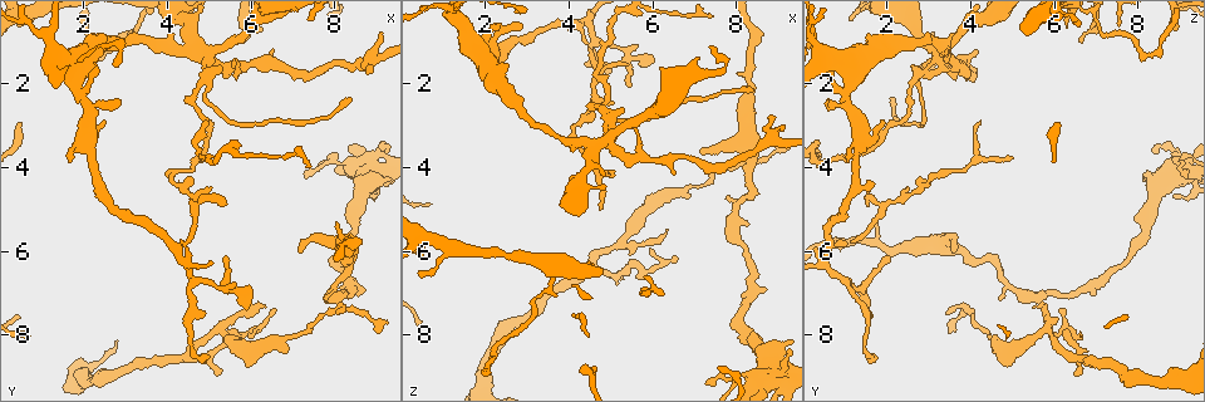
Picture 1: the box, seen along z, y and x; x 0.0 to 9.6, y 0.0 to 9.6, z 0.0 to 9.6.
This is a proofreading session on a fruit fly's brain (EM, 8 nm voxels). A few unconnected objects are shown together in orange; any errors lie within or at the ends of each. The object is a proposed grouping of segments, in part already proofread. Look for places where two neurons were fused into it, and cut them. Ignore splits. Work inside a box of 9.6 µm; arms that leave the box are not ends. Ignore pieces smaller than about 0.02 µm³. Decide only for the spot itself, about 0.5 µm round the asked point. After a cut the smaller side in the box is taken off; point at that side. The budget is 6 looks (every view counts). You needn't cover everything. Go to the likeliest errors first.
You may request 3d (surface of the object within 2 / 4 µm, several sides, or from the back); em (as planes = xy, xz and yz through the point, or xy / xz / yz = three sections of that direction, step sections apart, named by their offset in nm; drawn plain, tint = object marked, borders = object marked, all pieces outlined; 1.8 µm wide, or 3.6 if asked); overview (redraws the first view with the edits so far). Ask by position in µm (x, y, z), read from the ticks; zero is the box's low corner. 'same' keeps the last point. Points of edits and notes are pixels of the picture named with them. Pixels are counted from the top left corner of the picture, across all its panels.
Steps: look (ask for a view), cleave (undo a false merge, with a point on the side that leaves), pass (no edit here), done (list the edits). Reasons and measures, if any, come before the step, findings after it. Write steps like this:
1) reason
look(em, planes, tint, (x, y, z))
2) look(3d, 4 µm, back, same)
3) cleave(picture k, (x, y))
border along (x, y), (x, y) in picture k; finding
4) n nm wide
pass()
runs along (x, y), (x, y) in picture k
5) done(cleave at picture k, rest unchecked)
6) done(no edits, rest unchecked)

sudden change in width
look(3d, 2 µm, (4.95, 1.25, 3.20))

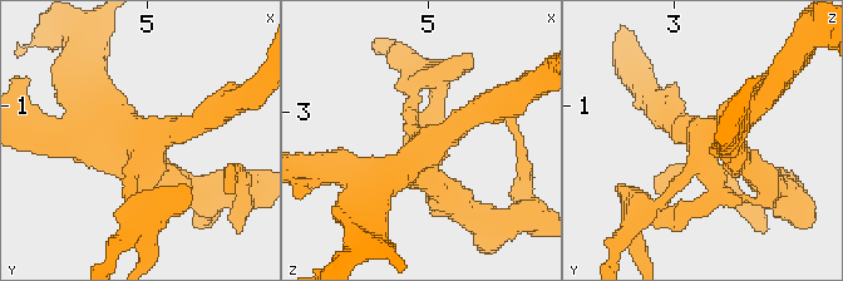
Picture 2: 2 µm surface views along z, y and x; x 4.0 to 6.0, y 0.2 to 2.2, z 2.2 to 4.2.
look(em, planes, plain, (4.98, 1.24, 3.24))

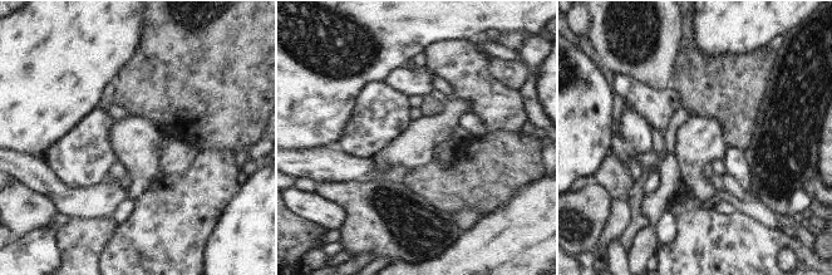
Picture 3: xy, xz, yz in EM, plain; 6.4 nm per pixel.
with the object marked
look(em, planes, tint, same)

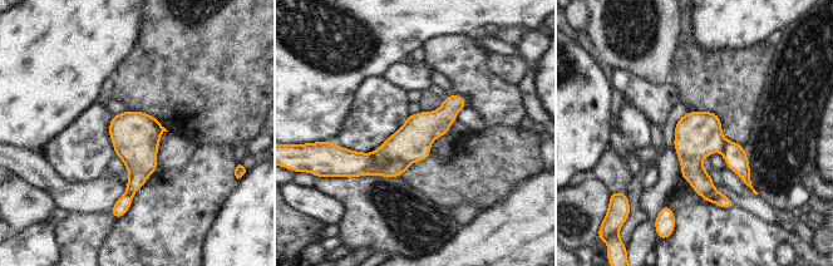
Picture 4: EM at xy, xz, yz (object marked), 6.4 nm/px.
240 nm wide
cleave(picture 4, (412, 142))
the part that leaves runs along (463, 102), (379, 162) in picture 4; two neurons meet here

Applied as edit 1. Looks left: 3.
see it whole again
look(overview)

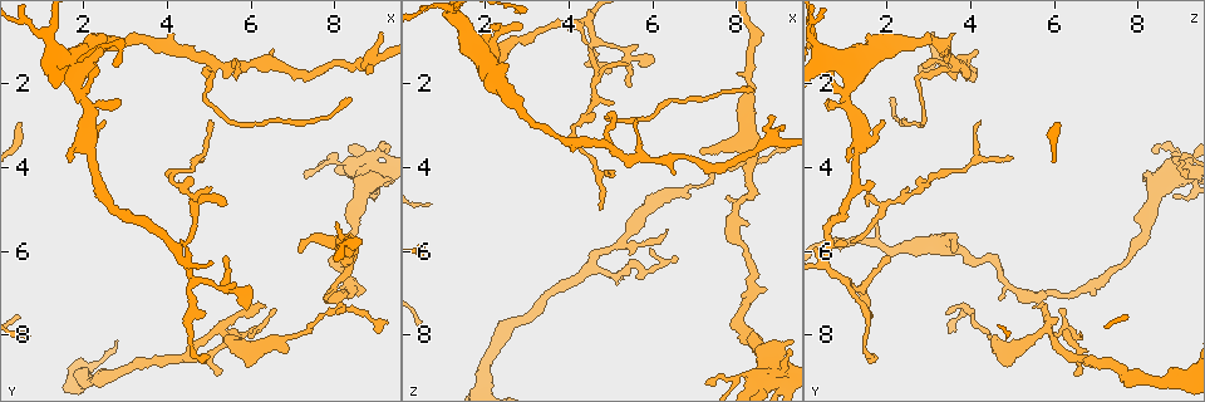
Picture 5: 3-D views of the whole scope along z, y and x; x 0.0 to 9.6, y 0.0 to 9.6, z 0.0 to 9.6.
three arms meet
look(em, xy, step 8, tint, (4.50, 8.50, 6.40))

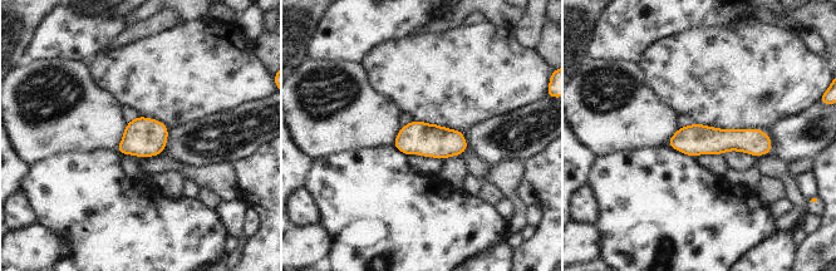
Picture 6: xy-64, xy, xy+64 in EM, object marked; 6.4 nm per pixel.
another direction
look(em, yz, step 8, borders, same)

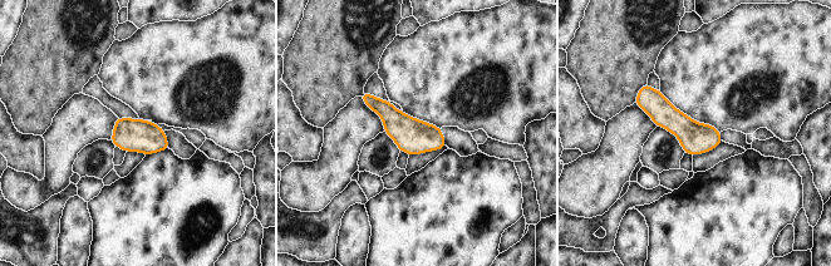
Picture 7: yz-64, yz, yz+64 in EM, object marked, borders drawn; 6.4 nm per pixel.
pass()
runs along (364, 95), (411, 136), (442, 144) in picture 7; one neuron here

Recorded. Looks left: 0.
done(cleave at picture 4, rest unchecked)

